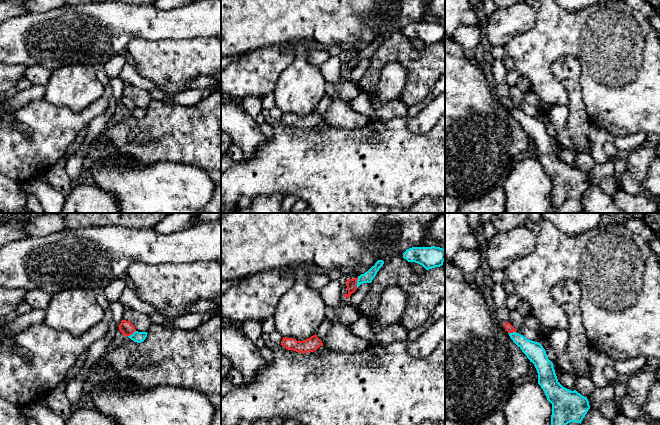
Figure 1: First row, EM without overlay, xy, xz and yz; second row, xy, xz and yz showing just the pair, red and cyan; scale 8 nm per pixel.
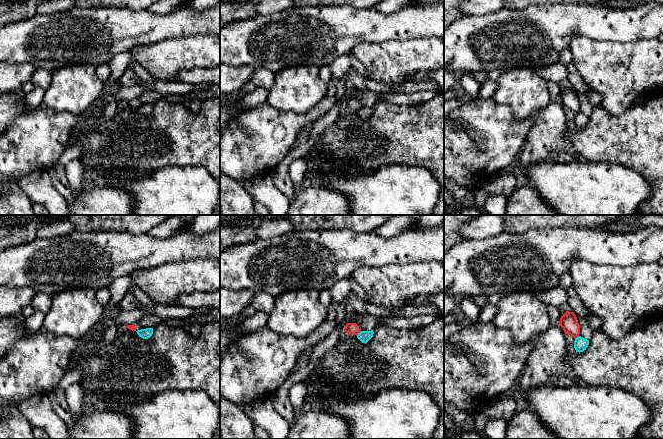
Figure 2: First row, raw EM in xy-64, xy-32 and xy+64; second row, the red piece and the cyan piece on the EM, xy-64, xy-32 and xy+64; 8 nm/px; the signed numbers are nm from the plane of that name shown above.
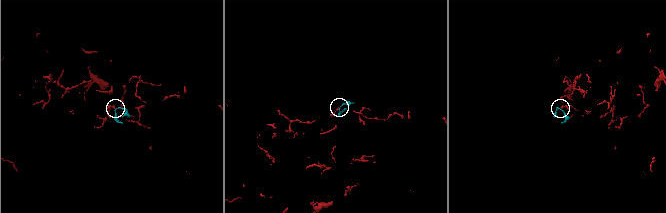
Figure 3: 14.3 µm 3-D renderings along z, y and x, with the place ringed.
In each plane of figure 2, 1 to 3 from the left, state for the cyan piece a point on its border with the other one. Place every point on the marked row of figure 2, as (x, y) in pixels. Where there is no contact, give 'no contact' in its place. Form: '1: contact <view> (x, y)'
1: no contact
2: contact xy-32 (358, 333)
3: contact xy+64 (577, 336)

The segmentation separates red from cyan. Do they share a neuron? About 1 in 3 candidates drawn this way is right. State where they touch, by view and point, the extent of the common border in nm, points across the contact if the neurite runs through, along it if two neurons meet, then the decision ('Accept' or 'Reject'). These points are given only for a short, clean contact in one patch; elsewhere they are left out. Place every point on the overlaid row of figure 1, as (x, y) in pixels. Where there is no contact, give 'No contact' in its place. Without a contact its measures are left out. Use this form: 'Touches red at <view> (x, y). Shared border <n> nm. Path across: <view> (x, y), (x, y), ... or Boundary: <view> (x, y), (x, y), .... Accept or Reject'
Touches red at xz (356, 282). Shared border 90 nm. Boundary: xz (358, 277), (356, 287). Reject

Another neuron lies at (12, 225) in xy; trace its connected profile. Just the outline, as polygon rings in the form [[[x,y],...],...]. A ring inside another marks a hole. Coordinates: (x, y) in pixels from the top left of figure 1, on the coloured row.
[[[0,213],[0,249],[10,242],[30,237],[26,226],[46,214],[50,213]]]

